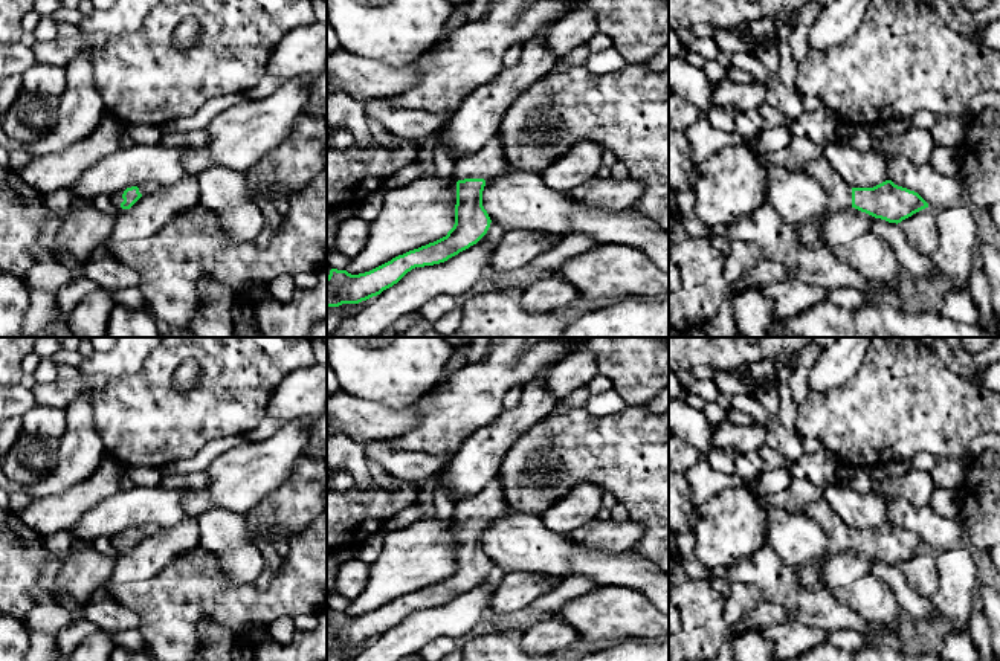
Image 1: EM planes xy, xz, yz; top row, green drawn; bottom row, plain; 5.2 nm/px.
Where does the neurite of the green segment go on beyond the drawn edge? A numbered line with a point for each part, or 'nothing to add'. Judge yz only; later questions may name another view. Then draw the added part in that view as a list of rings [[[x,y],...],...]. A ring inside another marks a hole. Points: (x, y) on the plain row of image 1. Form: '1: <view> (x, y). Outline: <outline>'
1: yz (838, 535). Outline: [[[823,499],[808,504],[805,514],[823,528],[831,554],[852,550],[852,528],[849,528]]]

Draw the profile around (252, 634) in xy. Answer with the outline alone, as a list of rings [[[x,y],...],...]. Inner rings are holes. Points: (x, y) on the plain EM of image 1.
[[[249,626],[240,634],[238,641],[255,644],[255,643],[266,641],[269,638],[270,635],[267,632],[267,627]]]

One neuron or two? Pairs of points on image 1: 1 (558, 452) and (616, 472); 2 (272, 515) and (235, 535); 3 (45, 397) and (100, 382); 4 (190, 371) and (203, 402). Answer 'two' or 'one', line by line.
1: one
2: two
3: one
4: two

